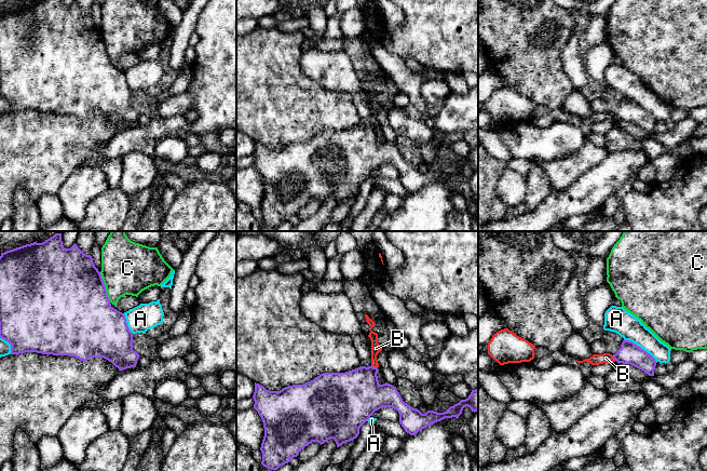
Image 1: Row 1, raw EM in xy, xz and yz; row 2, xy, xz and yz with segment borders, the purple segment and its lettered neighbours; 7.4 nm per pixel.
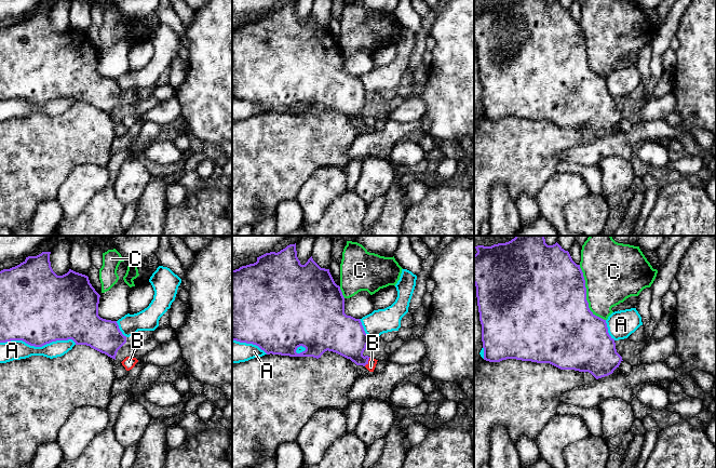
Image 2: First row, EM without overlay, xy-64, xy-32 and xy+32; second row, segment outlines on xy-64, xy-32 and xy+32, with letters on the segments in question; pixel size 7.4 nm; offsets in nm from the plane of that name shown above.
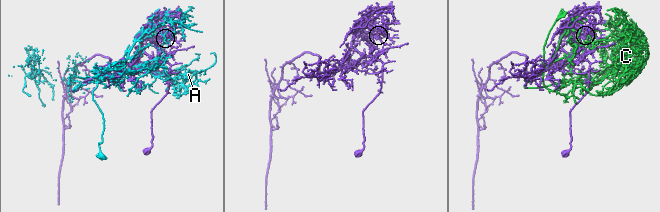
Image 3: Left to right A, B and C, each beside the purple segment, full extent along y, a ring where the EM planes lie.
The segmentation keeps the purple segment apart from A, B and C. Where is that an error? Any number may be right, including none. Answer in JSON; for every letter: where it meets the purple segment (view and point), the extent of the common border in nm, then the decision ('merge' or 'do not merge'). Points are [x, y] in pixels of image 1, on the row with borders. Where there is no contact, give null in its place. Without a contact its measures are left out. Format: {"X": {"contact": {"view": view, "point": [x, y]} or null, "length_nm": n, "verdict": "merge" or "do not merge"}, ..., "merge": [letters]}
{"A": {"contact": {"view": "yz", "point": [640, 348]}, "length_nm": 300, "verdict": "do not merge"}, "B": {"contact": {"view": "xz", "point": [375, 367]}, "length_nm": 60, "verdict": "merge"}, "C": {"contact": {"view": "xy", "point": [105, 287]}, "length_nm": 240, "verdict": "do not merge"}, "merge": ["B"]}

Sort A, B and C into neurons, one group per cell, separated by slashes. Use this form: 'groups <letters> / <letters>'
groups A / B / C

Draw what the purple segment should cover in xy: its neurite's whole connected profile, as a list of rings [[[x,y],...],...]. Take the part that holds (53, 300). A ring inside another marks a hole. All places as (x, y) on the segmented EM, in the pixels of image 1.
[[[55,233],[42,243],[37,241],[4,253],[0,256],[0,338],[11,345],[11,354],[37,352],[53,355],[69,355],[87,361],[91,358],[104,358],[111,362],[119,371],[136,366],[139,354],[133,350],[133,333],[130,331],[124,313],[114,309],[107,295],[106,286],[98,269],[93,263],[91,255],[84,254],[74,243],[70,248],[65,248],[62,233]]]

